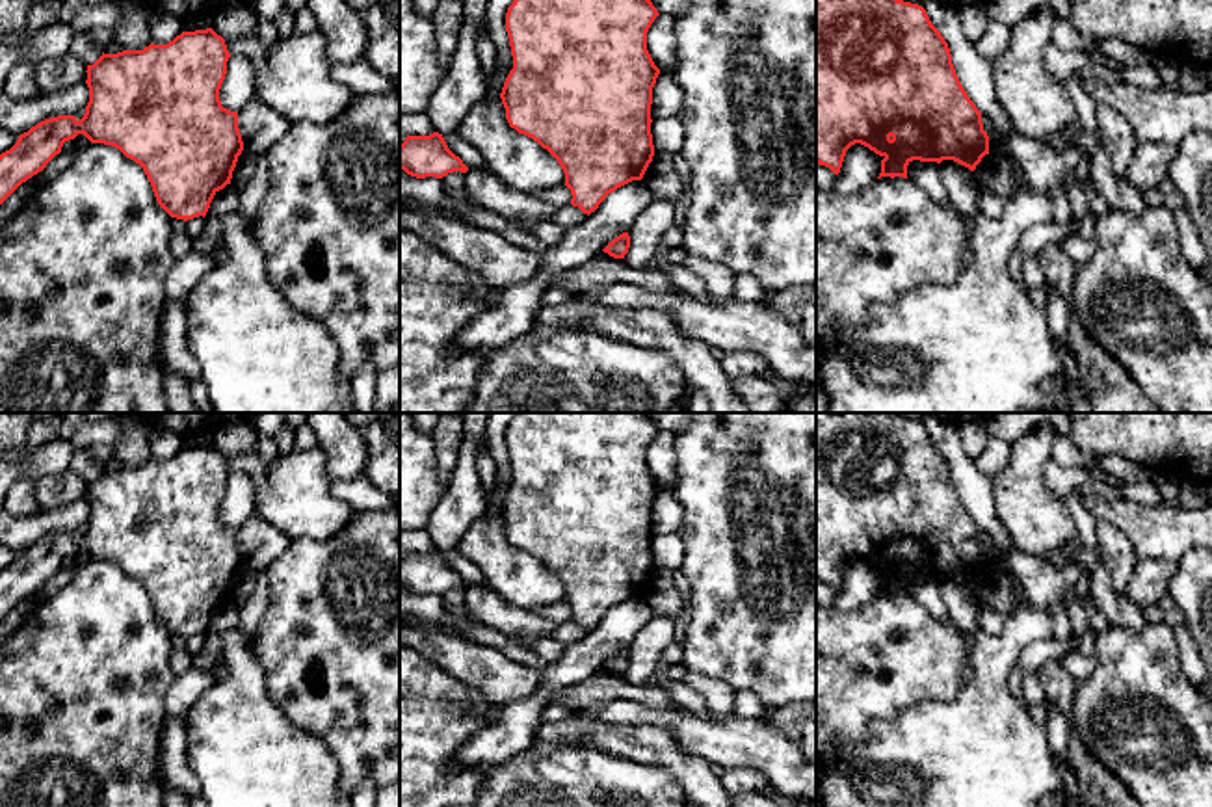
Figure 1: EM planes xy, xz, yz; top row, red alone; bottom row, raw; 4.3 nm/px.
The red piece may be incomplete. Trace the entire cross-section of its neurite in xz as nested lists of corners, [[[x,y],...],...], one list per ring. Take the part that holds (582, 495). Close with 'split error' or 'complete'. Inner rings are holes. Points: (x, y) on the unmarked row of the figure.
[[[517,413],[507,424],[513,485],[500,509],[506,536],[558,576],[573,612],[571,621],[587,632],[608,610],[641,597],[652,578],[651,521],[660,485],[647,467],[647,448],[658,431],[649,413]]] | complete

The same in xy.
[[[212,444],[182,448],[167,461],[151,459],[143,467],[102,469],[86,487],[89,519],[84,534],[45,536],[0,571],[0,621],[22,599],[43,588],[65,558],[84,550],[91,560],[112,562],[139,580],[158,621],[171,634],[204,634],[214,612],[231,601],[244,567],[238,530],[223,524],[219,517],[229,474],[225,456]]] | complete

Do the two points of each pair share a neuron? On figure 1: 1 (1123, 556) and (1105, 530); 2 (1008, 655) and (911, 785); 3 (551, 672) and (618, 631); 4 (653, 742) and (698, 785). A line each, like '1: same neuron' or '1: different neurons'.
1: same neuron
2: same neuron
3: same neuron
4: same neuron

